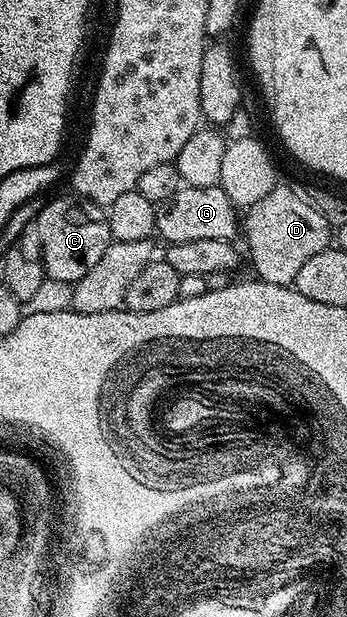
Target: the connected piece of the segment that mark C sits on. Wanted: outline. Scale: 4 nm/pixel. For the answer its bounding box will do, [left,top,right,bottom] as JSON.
[36,195,113,283]

